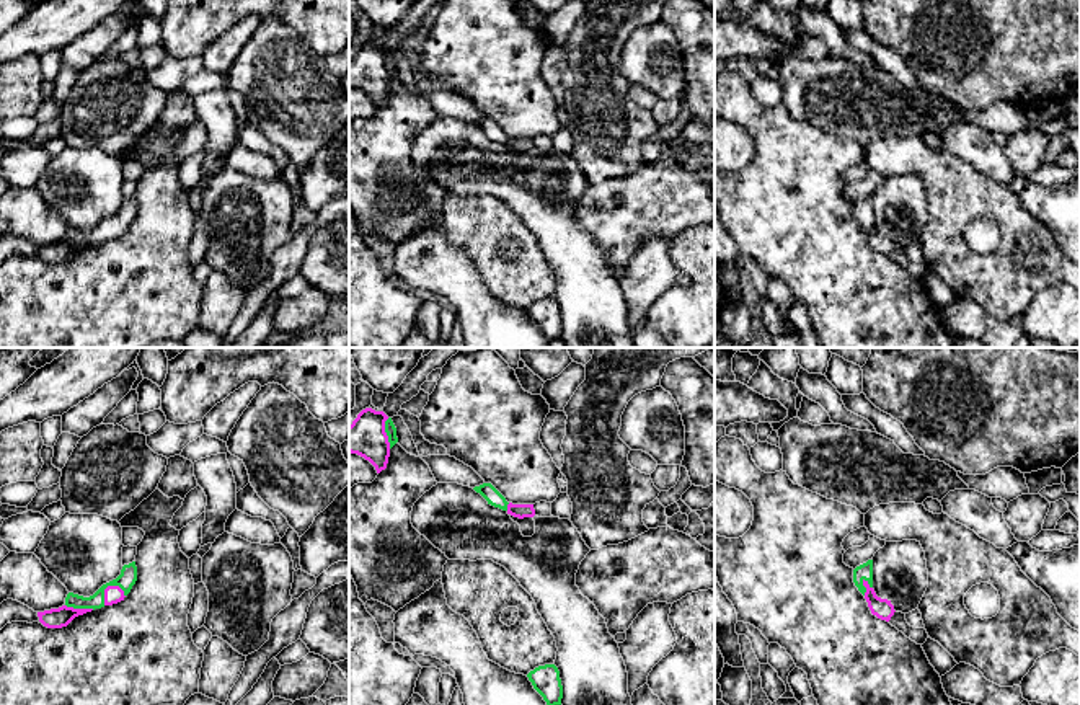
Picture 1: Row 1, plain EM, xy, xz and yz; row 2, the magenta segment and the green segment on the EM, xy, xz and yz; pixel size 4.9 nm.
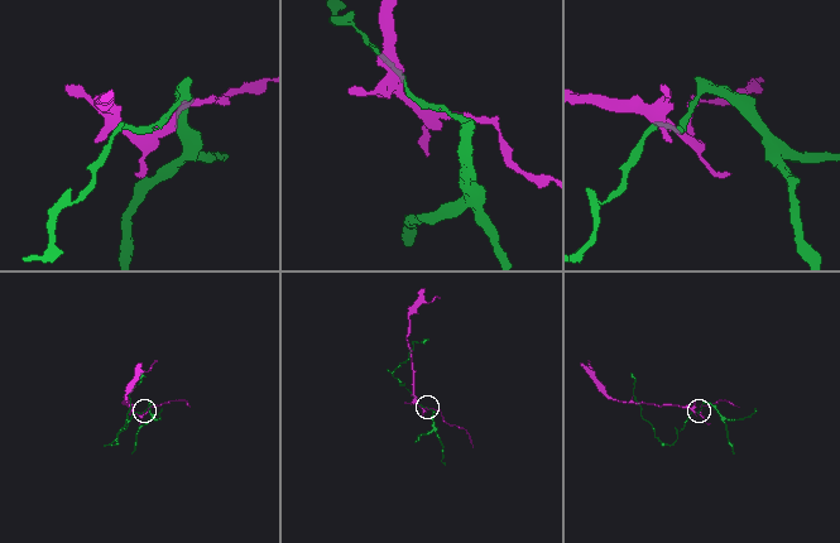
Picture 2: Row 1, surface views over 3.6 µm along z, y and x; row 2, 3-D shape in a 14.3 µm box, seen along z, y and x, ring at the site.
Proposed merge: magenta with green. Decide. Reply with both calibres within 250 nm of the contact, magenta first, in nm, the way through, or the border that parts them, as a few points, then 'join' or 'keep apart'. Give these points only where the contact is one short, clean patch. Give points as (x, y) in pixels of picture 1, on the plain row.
calibres 90 and 90 nm; join

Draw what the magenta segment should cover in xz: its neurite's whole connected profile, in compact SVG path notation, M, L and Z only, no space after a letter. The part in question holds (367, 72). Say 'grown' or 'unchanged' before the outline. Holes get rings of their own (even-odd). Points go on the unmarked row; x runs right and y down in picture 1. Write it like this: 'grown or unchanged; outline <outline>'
grown; outline M365 42L349 60L349 86L369 95L377 108L387 103L396 77L396 62L383 46Z

